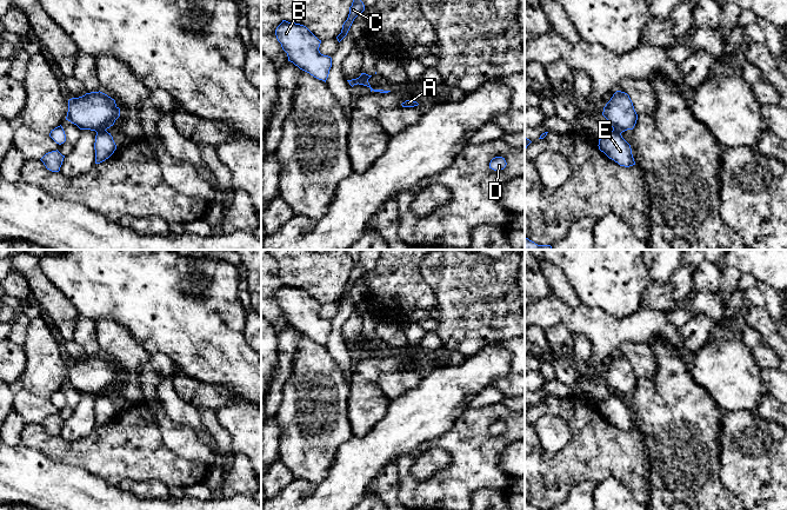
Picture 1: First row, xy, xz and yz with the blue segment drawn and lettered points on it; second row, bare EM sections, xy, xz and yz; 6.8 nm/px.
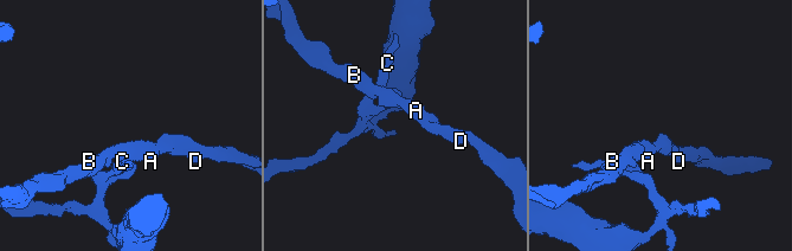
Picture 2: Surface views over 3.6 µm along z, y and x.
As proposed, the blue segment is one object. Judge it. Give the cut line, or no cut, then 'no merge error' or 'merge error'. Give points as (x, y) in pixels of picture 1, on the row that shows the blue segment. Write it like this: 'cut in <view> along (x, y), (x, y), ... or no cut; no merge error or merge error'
cut in xy along (105, 130), (97, 132); merge error

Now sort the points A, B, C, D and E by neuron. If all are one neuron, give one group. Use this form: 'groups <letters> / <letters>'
groups A B D / C E

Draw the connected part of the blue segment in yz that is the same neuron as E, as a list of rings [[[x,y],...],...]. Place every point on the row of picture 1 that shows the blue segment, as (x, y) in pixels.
[[[612,131],[599,139],[599,150],[620,166],[629,167],[635,165],[631,145],[622,138],[620,132]]]

